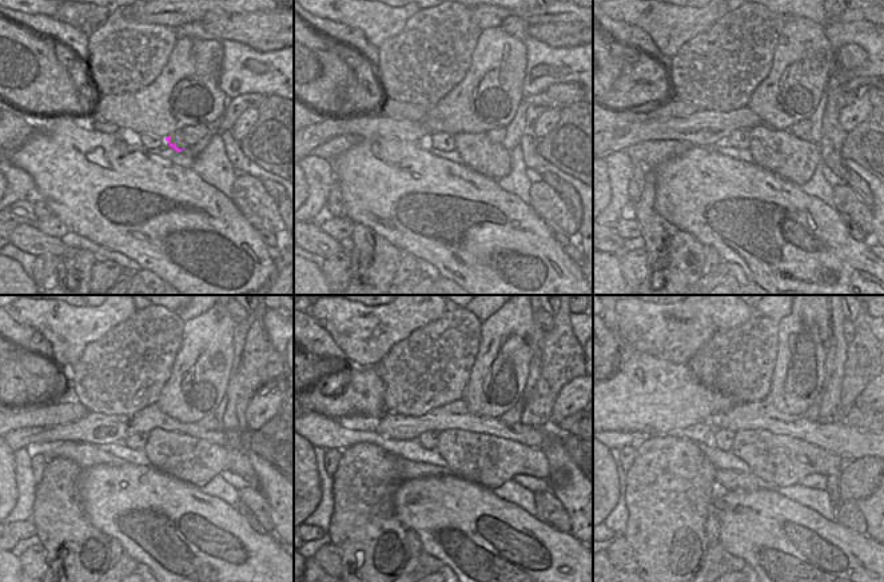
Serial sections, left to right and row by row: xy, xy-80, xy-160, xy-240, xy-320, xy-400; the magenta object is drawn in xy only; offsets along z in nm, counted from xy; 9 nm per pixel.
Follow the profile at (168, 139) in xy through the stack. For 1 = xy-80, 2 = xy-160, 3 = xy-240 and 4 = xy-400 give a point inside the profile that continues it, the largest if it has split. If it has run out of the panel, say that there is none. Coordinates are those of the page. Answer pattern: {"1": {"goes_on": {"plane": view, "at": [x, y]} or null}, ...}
{"1": {"goes_on": {"plane": "xy-80", "at": [477, 151]}}, "2": {"goes_on": {"plane": "xy-160", "at": [777, 151]}}, "3": {"goes_on": {"plane": "xy-240", "at": [195, 461]}}, "4": {"goes_on": {"plane": "xy-400", "at": [780, 459]}}}

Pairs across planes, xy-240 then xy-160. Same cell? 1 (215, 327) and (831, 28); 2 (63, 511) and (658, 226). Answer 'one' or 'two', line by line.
1: two
2: one

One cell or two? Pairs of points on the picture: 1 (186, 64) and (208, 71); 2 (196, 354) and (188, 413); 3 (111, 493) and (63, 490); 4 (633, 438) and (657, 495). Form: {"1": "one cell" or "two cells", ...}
{"1": "one cell", "2": "one cell", "3": "two cells", "4": "two cells"}

